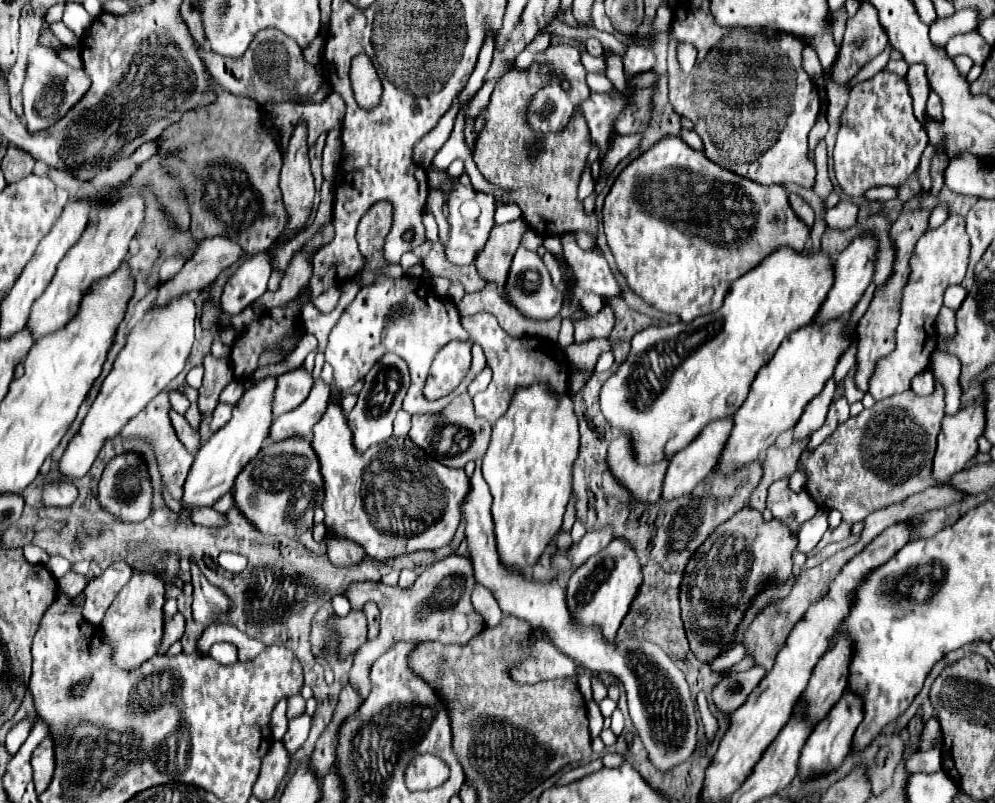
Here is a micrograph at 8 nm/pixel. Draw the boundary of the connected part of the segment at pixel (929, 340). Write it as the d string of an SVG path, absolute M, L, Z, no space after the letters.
M949 216L945 224L925 232L911 254L911 274L901 296L901 316L895 328L895 350L889 356L877 360L869 378L869 394L875 400L885 400L893 394L911 388L913 376L929 366L931 354L937 348L935 318L943 304L943 292L951 284L961 284L969 262L969 236L965 232L965 220L961 216Z

